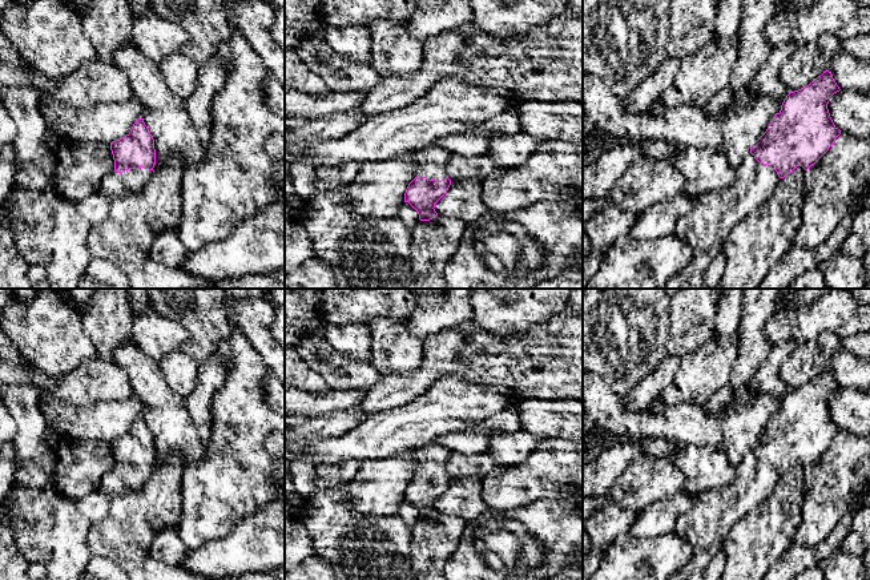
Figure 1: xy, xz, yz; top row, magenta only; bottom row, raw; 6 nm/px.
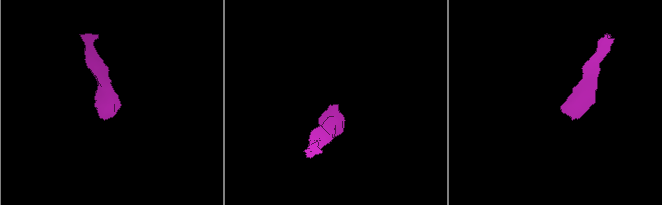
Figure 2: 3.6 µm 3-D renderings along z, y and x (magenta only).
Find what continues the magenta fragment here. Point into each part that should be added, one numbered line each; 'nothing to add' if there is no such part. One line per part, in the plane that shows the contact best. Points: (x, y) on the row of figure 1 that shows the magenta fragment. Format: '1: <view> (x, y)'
1: yz (704, 229)

